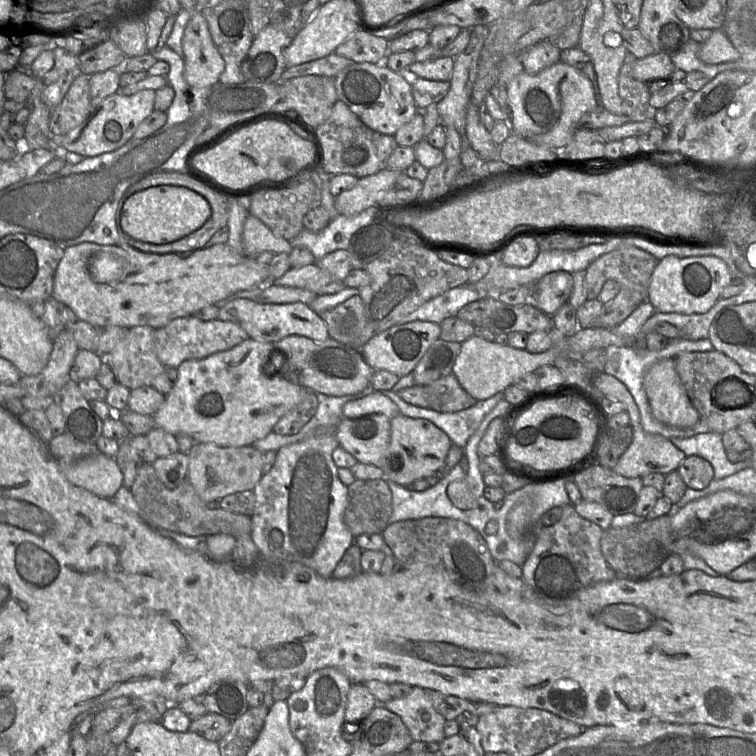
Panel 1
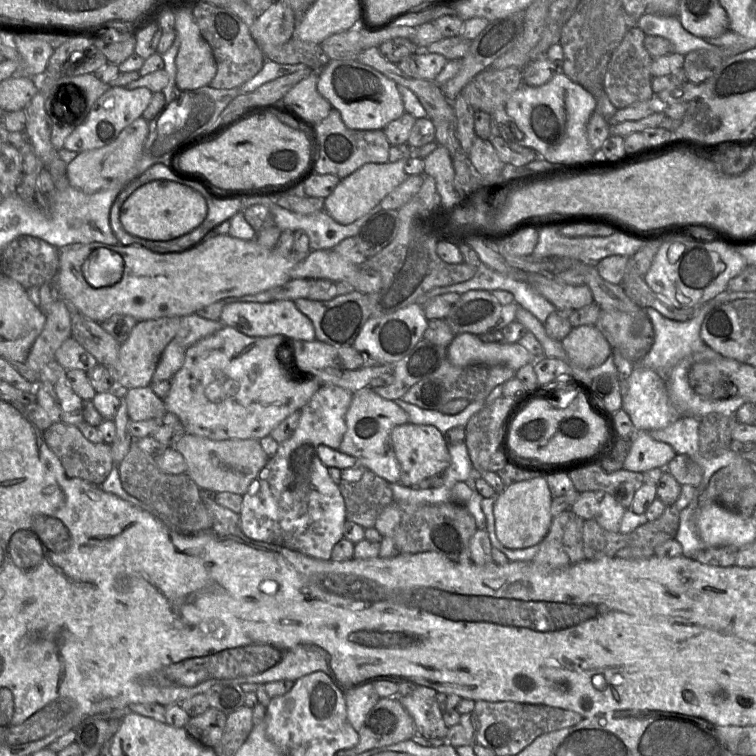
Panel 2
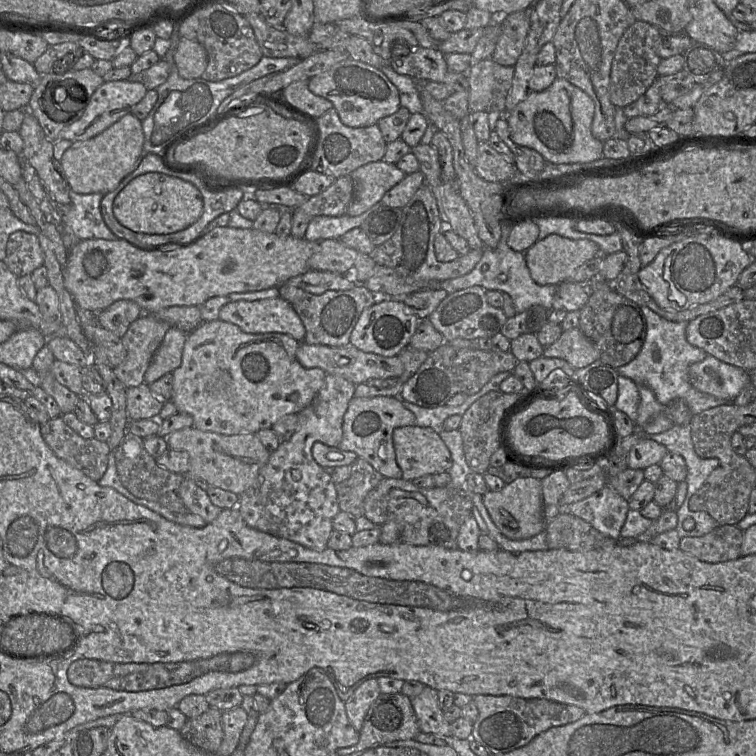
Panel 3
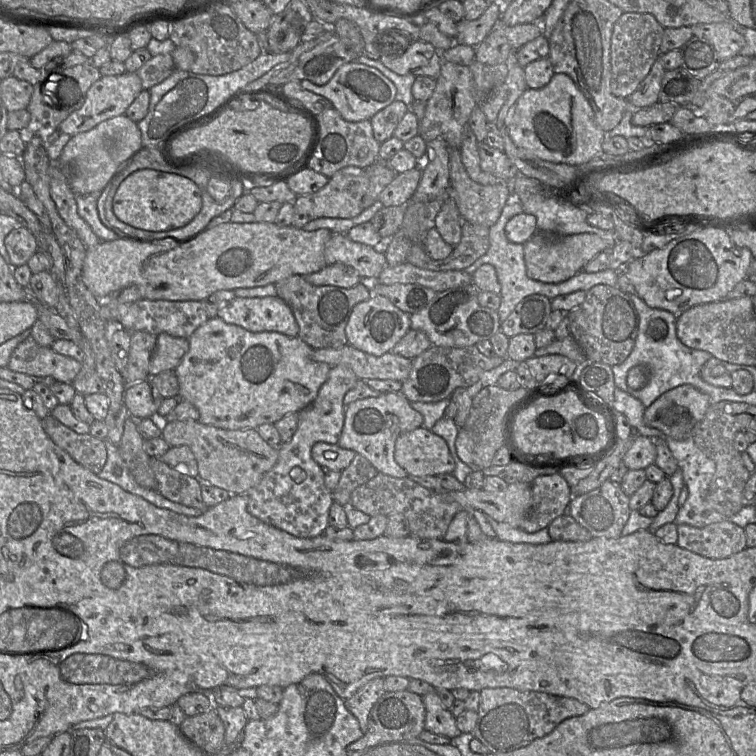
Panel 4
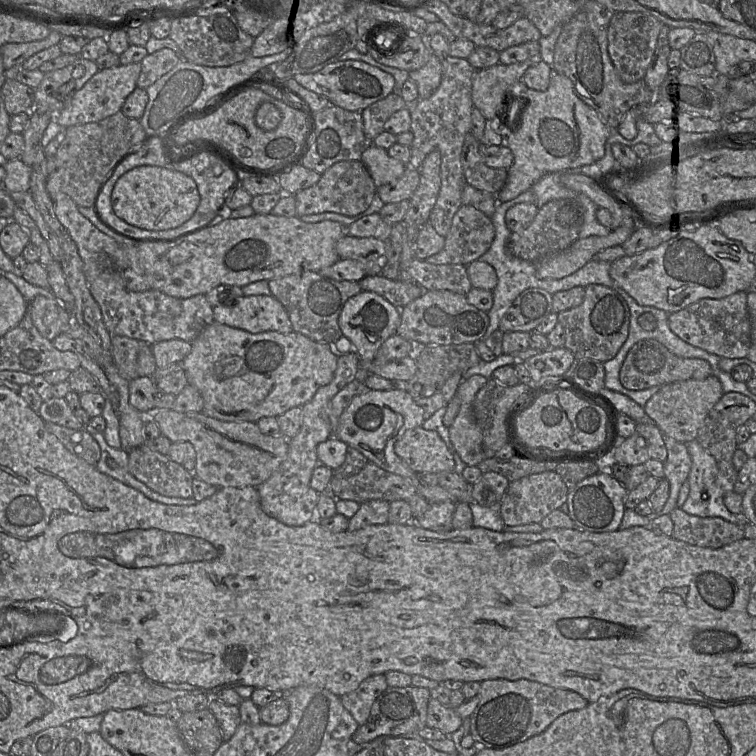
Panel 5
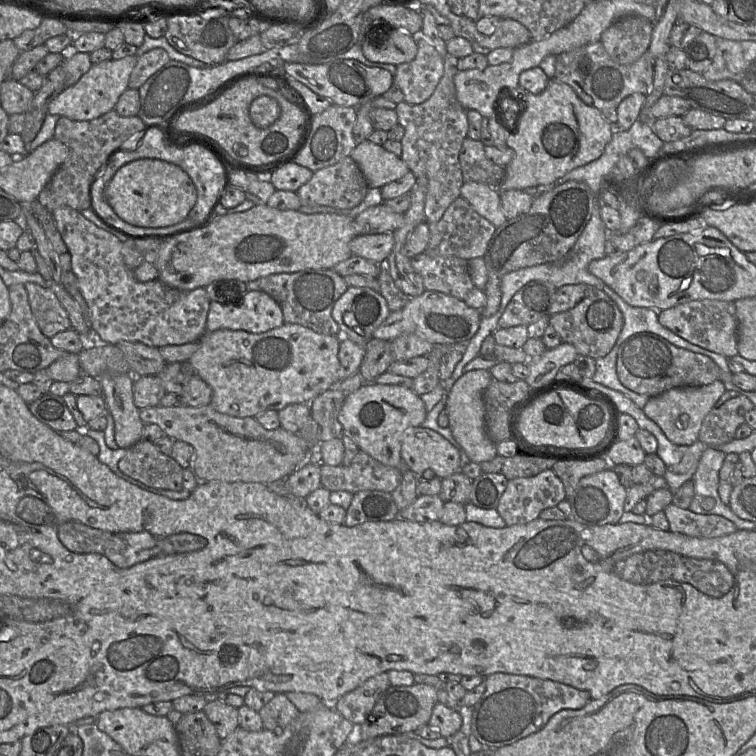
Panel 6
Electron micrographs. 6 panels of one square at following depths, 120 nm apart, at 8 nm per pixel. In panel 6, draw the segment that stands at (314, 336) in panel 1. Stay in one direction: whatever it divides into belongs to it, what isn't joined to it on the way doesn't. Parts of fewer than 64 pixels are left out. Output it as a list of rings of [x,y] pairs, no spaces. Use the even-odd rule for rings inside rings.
[[[262,290],[246,291],[240,297],[240,292],[230,303],[219,303],[210,301],[206,321],[206,332],[219,329],[244,330],[250,333],[263,333],[278,328],[285,323],[280,305]]]

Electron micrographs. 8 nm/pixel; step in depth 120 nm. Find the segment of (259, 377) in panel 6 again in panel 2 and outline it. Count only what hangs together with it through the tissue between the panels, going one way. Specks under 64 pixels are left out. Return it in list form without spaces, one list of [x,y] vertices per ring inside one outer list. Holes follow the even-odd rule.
[[[223,326],[214,334],[201,339],[185,350],[183,366],[173,376],[173,385],[164,399],[167,412],[177,415],[186,433],[214,441],[260,440],[270,435],[285,418],[300,411],[321,387],[317,379],[305,377],[295,369],[295,363],[290,353],[287,353],[288,348],[283,348],[285,342],[283,335],[251,337],[230,326]],[[285,365],[290,374],[284,370]],[[295,376],[304,377],[296,381],[293,379]]]

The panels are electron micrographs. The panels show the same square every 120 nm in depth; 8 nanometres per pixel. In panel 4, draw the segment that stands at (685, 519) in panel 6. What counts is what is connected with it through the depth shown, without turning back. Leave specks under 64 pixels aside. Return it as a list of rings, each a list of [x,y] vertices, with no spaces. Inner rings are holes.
[[[729,519],[705,527],[677,525],[677,545],[696,554],[722,559],[747,547],[744,528]]]

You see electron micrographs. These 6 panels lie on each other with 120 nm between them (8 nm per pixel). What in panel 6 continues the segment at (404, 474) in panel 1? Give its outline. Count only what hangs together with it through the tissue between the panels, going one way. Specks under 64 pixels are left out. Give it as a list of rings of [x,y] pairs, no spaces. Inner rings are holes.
[[[422,426],[406,430],[400,453],[404,467],[416,476],[431,469],[443,479],[462,469],[459,450],[438,432]]]

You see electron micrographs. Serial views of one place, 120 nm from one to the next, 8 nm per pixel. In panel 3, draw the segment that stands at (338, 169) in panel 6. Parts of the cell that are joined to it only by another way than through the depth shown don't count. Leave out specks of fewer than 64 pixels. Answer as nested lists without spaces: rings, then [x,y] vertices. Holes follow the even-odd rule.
[[[351,175],[336,178],[323,192],[309,197],[293,209],[291,235],[304,238],[310,221],[316,216],[342,216],[352,201],[354,192]]]

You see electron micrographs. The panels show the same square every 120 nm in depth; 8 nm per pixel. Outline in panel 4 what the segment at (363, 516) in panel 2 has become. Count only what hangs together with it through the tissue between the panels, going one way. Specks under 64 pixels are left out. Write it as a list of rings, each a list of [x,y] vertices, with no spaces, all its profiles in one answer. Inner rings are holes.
[[[356,454],[351,464],[341,471],[341,477],[332,492],[334,502],[344,507],[350,505],[352,492],[378,474],[378,470],[362,455]]]

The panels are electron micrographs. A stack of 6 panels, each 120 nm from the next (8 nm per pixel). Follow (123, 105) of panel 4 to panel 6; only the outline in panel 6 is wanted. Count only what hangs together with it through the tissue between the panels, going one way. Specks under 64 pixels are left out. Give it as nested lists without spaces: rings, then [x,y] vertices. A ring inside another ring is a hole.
[[[137,55],[92,64],[90,69],[72,86],[66,87],[49,104],[48,113],[71,120],[92,120],[114,109],[121,94],[128,88],[130,74],[137,63]]]

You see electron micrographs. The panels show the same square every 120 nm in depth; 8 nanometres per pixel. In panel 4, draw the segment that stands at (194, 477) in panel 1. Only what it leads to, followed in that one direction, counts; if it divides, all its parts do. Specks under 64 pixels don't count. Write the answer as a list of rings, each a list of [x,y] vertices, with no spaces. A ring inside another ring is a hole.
[[[199,420],[161,421],[161,437],[170,447],[188,446],[198,466],[198,478],[231,494],[246,494],[276,464],[279,449],[270,446],[254,428],[228,430]]]

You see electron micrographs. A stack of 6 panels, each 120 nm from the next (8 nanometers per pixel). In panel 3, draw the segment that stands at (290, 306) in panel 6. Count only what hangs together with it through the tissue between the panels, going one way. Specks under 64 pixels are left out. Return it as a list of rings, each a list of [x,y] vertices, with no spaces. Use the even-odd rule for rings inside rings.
[[[289,283],[277,288],[279,296],[292,305],[304,324],[306,335],[303,342],[311,345],[351,345],[350,336],[362,311],[378,301],[378,295],[365,286],[355,286],[350,290],[328,290],[320,295],[311,294]]]

